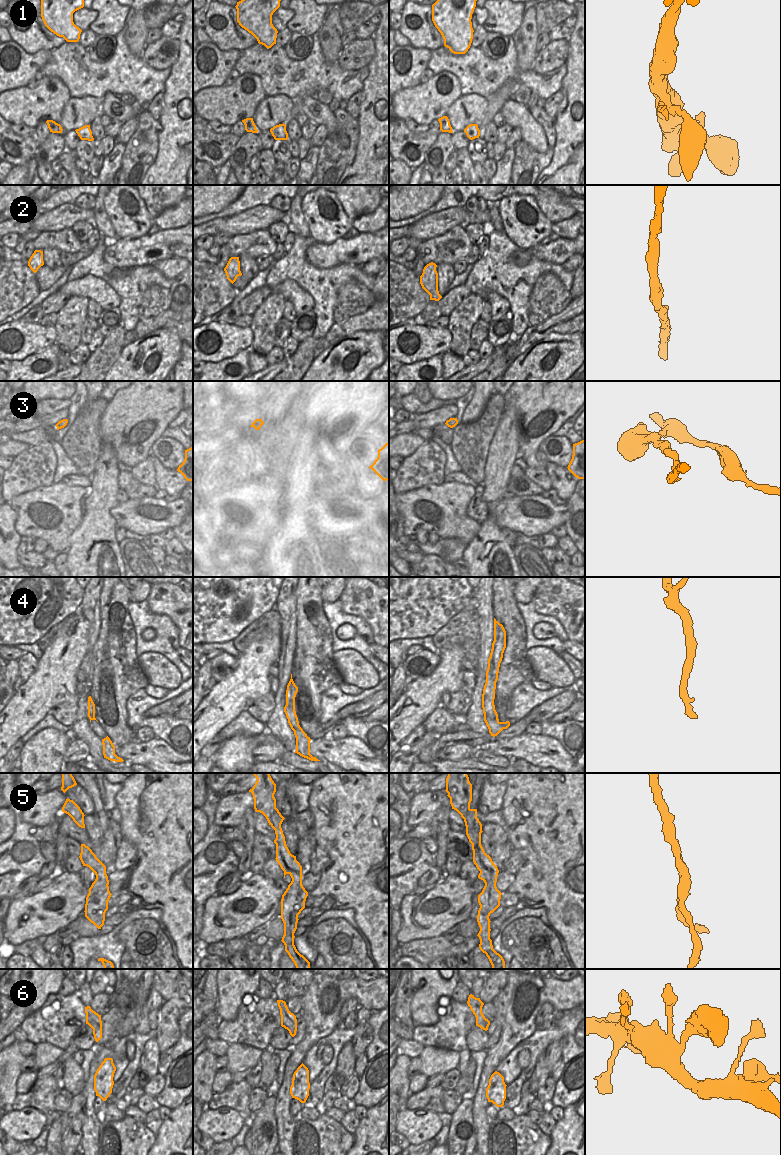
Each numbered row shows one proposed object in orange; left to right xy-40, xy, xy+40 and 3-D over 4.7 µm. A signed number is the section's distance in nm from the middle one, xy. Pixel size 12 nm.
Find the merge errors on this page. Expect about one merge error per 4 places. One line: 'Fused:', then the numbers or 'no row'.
Fused: 5

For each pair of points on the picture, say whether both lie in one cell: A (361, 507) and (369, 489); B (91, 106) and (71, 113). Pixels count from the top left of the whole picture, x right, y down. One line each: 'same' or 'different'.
A: different
B: same

